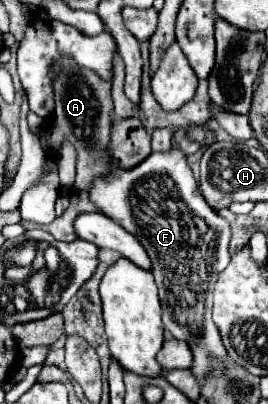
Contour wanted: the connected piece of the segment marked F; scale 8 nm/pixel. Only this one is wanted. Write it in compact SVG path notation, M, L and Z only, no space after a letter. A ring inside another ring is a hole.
M171 150L167 154L153 152L139 166L131 170L119 168L115 170L115 174L99 176L95 178L95 182L91 182L89 198L105 216L109 216L117 224L121 224L127 232L131 232L141 242L141 246L147 250L151 258L151 272L159 286L163 324L175 338L187 342L187 346L191 348L191 354L193 354L191 372L195 374L195 378L203 380L203 374L207 374L211 366L223 366L223 362L231 362L227 358L219 330L211 318L213 286L215 286L217 276L227 268L229 258L231 258L229 256L231 230L229 230L227 220L223 220L211 206L207 206L205 198L199 194L193 172L185 162L185 154L179 150ZM203 222L207 224L205 232L203 228L199 228Z

